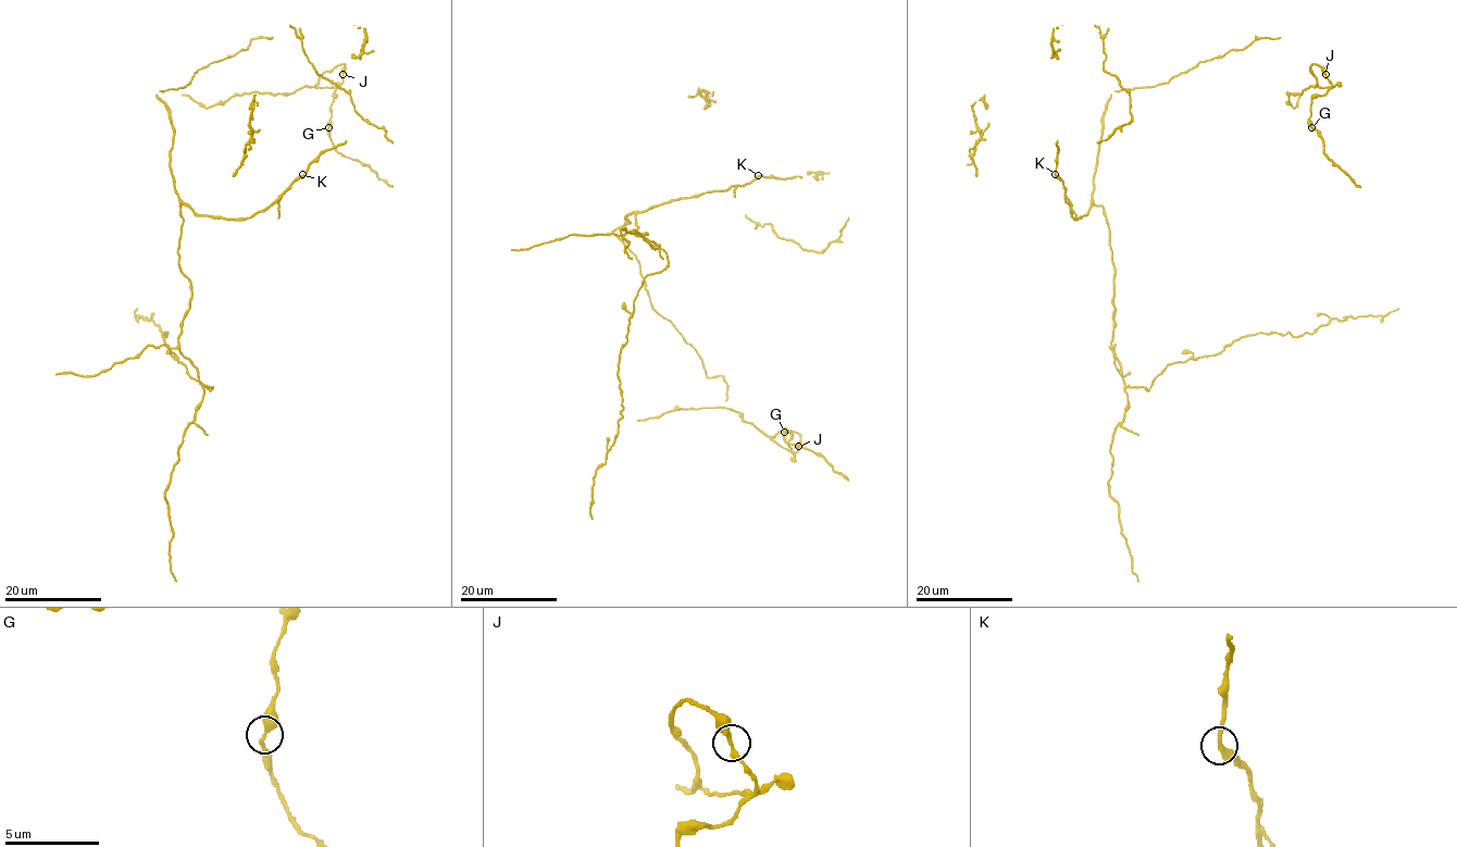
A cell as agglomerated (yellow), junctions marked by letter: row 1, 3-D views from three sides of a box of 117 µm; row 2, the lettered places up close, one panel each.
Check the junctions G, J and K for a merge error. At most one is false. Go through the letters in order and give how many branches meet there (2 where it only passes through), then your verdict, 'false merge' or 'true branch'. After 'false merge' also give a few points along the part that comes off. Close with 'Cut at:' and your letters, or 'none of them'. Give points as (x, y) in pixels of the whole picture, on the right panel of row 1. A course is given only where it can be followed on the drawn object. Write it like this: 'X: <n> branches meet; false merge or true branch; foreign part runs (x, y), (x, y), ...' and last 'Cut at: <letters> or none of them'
G: 2 branches meet; true branch
J: 2 branches meet; true branch
K: 2 branches meet; true branch
Cut at: none of them

